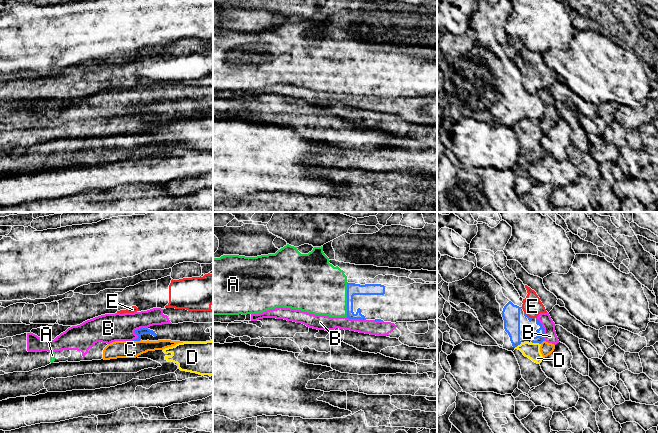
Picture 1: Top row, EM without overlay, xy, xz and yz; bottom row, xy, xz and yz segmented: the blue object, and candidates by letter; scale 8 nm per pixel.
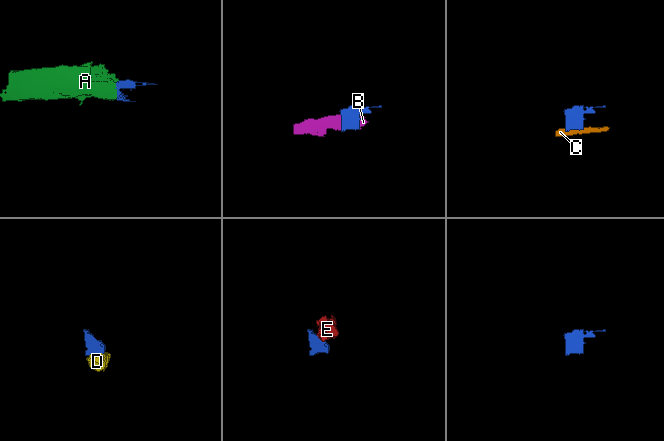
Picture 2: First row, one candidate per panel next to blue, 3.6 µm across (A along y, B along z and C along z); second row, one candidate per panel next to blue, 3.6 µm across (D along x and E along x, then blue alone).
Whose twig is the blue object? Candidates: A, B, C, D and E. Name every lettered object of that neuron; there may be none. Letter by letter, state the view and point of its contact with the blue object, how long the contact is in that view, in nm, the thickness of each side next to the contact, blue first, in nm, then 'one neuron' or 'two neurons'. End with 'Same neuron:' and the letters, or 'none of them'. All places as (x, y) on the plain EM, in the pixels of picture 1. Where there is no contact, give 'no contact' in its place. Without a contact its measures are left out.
A: meets blue in xz at (347, 75); contact 280 nm long; 100 nm thick on the blue side, 420 nm on the other; one neuron
B: meets blue in xy at (135, 106); contact 170 nm long; 60 nm thick on the blue side, 240 nm on the other; two neurons
C: meets blue in xy at (136, 116); contact 70 nm long; 60 nm thick on the blue side, 140 nm on the other; two neurons
D: meets blue in yz at (536, 118); contact 80 nm long; 70 nm thick on the blue side, 130 nm on the other; two neurons
E: meets blue in yz at (527, 92); contact 90 nm long; 20 nm thick on the blue side, 160 nm on the other; two neurons
Same neuron: A

